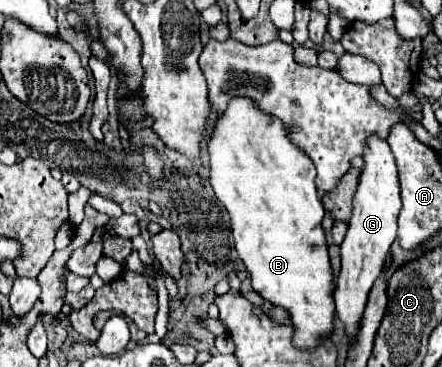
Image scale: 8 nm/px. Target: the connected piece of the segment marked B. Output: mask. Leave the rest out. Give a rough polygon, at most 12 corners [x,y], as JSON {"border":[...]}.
{"border":[[234,97],[208,141],[252,287],[294,345],[332,331],[316,167]]}

